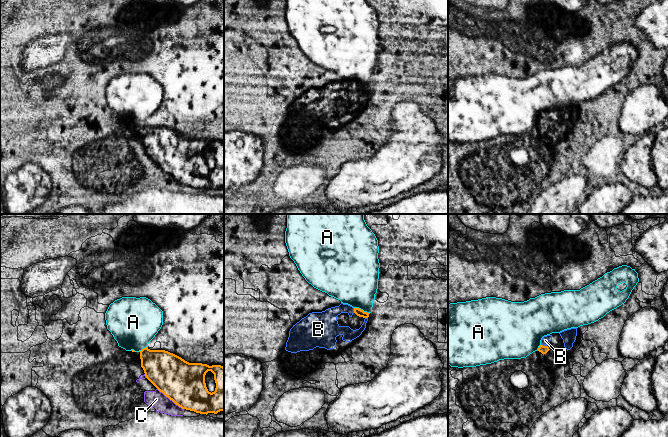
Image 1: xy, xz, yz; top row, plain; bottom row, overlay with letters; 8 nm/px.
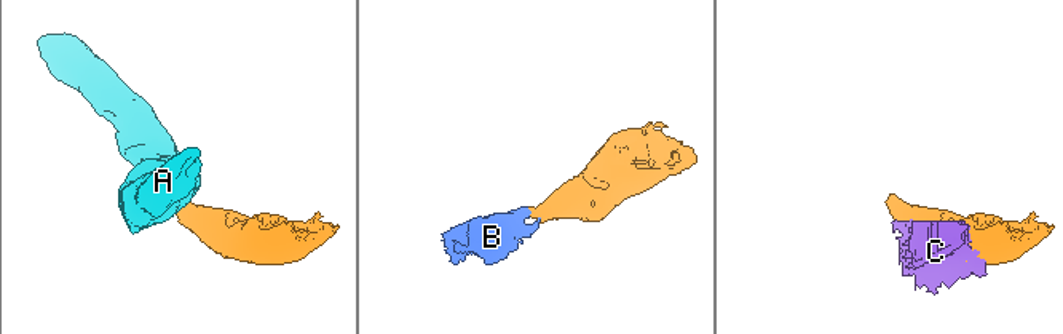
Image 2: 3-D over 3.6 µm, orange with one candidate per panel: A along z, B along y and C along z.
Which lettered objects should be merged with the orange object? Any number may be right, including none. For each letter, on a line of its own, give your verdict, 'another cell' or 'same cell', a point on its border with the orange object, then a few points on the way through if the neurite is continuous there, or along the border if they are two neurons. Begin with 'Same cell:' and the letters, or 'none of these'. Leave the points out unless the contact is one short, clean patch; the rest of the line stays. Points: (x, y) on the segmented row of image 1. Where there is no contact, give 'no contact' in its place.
Same cell: B
A: another cell | xz (362, 310) | along xz (354, 307), (369, 313)
B: same cell | yz (544, 346) | across yz (543, 349), (544, 346), (545, 340)
C: another cell | xy (170, 399)

